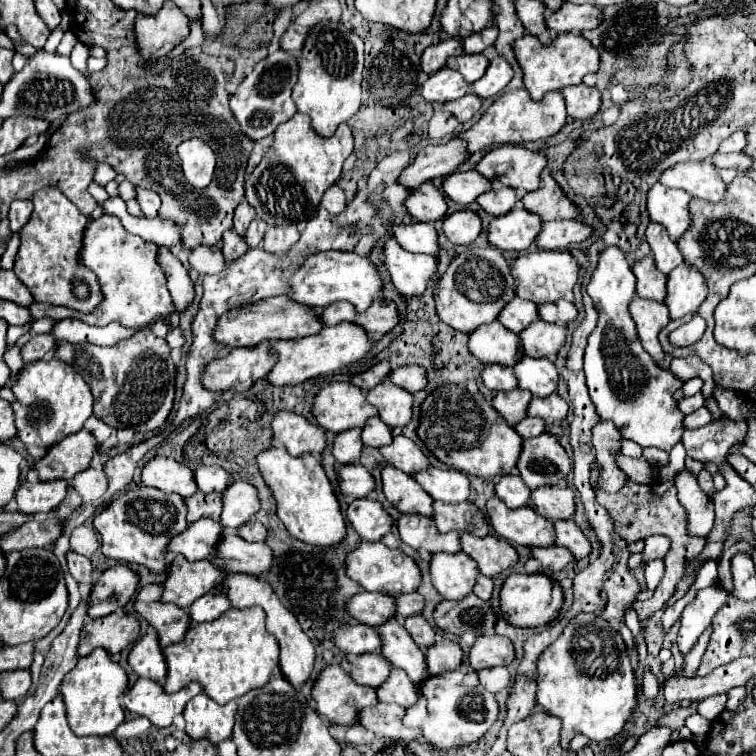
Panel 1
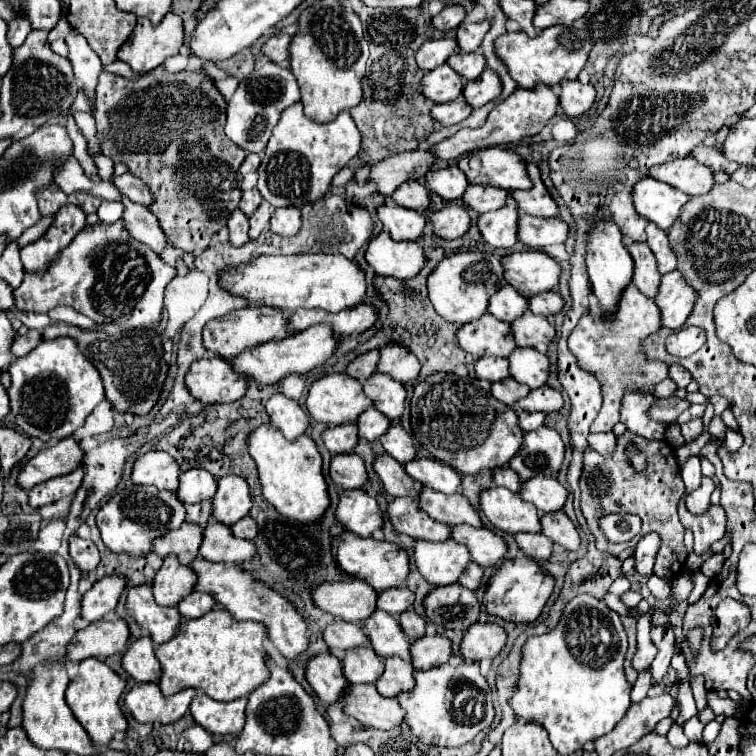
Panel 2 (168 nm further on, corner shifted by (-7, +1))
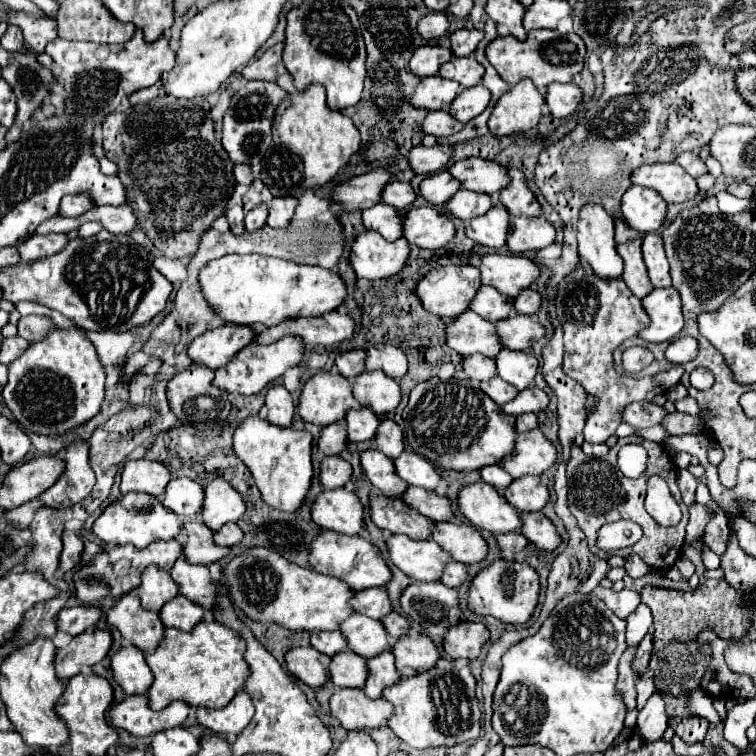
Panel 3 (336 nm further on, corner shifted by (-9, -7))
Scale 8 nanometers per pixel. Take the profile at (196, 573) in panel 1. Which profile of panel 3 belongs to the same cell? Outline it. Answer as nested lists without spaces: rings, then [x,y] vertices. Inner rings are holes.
[[[156,566],[146,568],[140,580],[142,580],[138,586],[140,604],[146,610],[158,612],[168,600],[172,600],[178,594],[178,586],[172,582],[170,574],[162,568],[156,568]]]

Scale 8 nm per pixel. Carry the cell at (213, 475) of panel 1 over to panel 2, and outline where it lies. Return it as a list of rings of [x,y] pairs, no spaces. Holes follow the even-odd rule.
[[[192,468],[188,472],[182,472],[182,476],[180,476],[178,498],[184,504],[202,502],[202,500],[214,496],[214,488],[218,488],[216,476],[212,476],[204,468]]]

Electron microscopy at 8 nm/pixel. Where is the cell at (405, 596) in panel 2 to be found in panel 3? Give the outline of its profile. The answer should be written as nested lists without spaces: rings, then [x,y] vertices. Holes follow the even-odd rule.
[[[368,588],[364,592],[356,592],[352,598],[352,610],[370,618],[380,620],[388,612],[392,612],[392,604],[384,588]]]

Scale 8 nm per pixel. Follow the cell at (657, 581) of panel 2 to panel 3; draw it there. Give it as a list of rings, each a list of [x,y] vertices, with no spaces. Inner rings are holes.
[[[638,676],[636,678],[636,688],[638,688],[638,708],[642,708],[654,692],[654,684],[648,676]]]

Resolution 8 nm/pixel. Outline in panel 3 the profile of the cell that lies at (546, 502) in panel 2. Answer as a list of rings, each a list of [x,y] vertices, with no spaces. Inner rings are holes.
[[[540,476],[514,478],[502,494],[518,512],[538,512],[550,498],[548,486]]]

